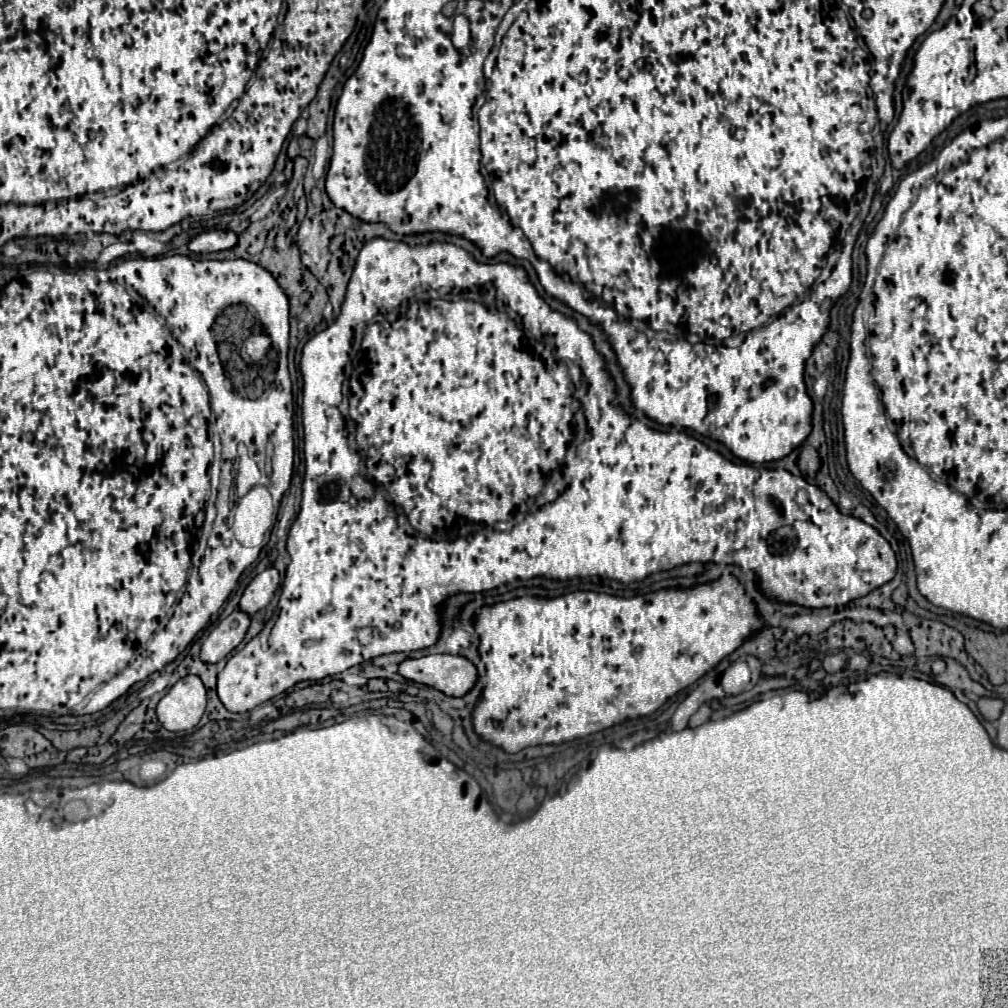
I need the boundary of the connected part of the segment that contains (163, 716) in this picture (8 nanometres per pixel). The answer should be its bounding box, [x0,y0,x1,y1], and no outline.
[157,676,205,732]

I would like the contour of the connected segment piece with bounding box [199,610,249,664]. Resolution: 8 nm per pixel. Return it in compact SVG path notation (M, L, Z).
M235 610L227 618L223 618L213 632L207 636L207 640L201 646L201 662L215 664L223 660L233 648L237 648L249 628L249 616L241 610Z

